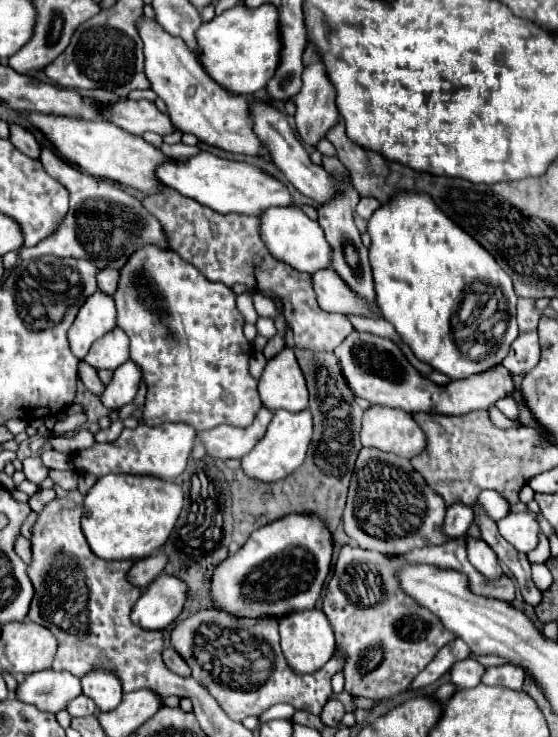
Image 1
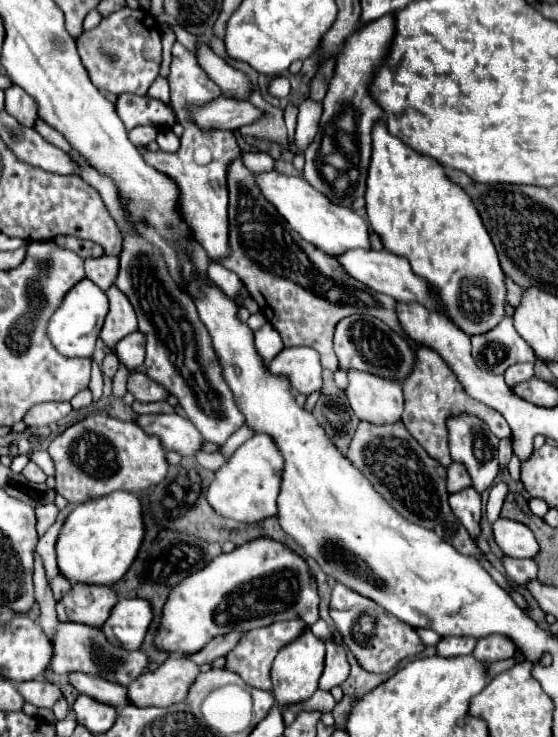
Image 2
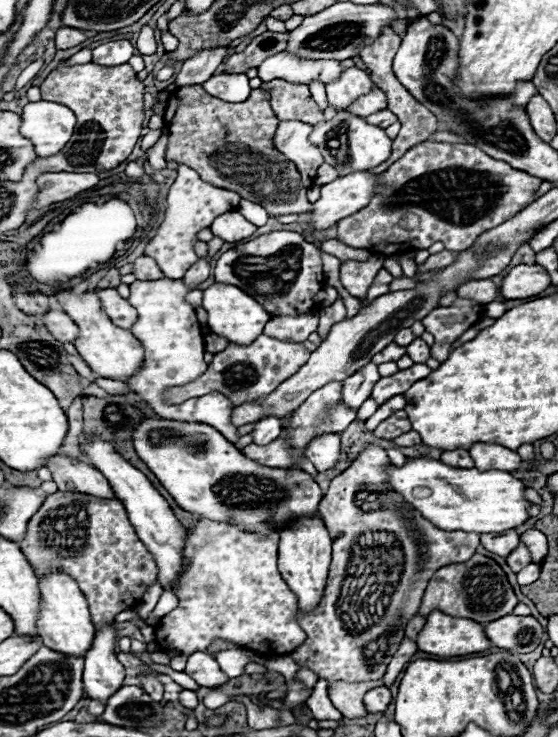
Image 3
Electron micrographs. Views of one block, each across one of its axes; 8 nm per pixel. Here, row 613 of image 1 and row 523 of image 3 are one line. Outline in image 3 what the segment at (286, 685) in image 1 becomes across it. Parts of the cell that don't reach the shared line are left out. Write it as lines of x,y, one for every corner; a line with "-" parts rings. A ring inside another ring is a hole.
198,518
194,530
188,532
186,540
186,566
176,586
176,596
180,600
178,608
166,614
156,626
156,642
162,652
168,648
178,650
180,654
206,652
210,642
216,638
230,640
244,648
254,650
264,658
276,658
290,654
306,640
306,632
298,628
296,620
296,594
288,588
284,578
276,568
278,556
278,534
270,532
266,538
256,538
250,532
242,532
226,522
212,522
208,518

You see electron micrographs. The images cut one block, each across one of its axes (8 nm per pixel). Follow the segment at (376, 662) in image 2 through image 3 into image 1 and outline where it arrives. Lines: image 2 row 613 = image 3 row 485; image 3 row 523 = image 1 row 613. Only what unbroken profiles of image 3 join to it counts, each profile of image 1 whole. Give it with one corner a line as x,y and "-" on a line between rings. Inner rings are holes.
466,534
450,544
442,544
442,548
420,548
398,558
386,558
380,552
364,550
360,546
342,546
334,566
334,576
328,582
328,590
322,598
322,612
330,620
336,644
346,654
346,692
352,696
380,700
406,690
412,680
432,662
436,652
454,640
454,634
448,632
440,620
434,618
434,614
414,604
414,600
410,600
410,596
398,588
392,570
406,562
426,562
440,564
440,568
454,568
468,576
474,592
490,598
502,598
506,602
514,600
514,584
506,574
496,580
488,580
468,562

